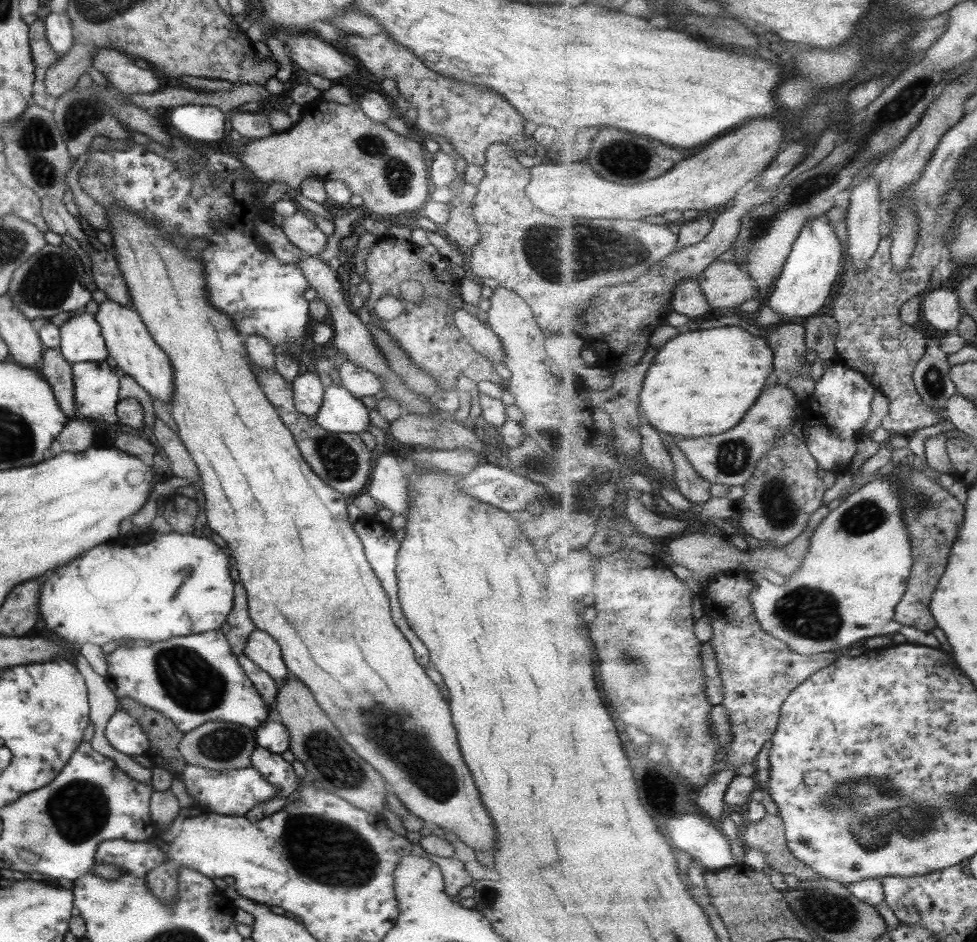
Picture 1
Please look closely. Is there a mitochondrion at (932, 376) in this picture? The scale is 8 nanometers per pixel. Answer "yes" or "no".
yes

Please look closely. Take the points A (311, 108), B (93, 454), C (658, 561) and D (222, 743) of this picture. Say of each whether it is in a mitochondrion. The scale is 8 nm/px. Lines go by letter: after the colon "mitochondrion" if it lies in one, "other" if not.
A: other
B: other
C: other
D: mitochondrion

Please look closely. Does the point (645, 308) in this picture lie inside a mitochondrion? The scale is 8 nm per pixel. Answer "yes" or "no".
no

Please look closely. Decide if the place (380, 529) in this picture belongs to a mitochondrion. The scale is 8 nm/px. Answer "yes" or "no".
no

